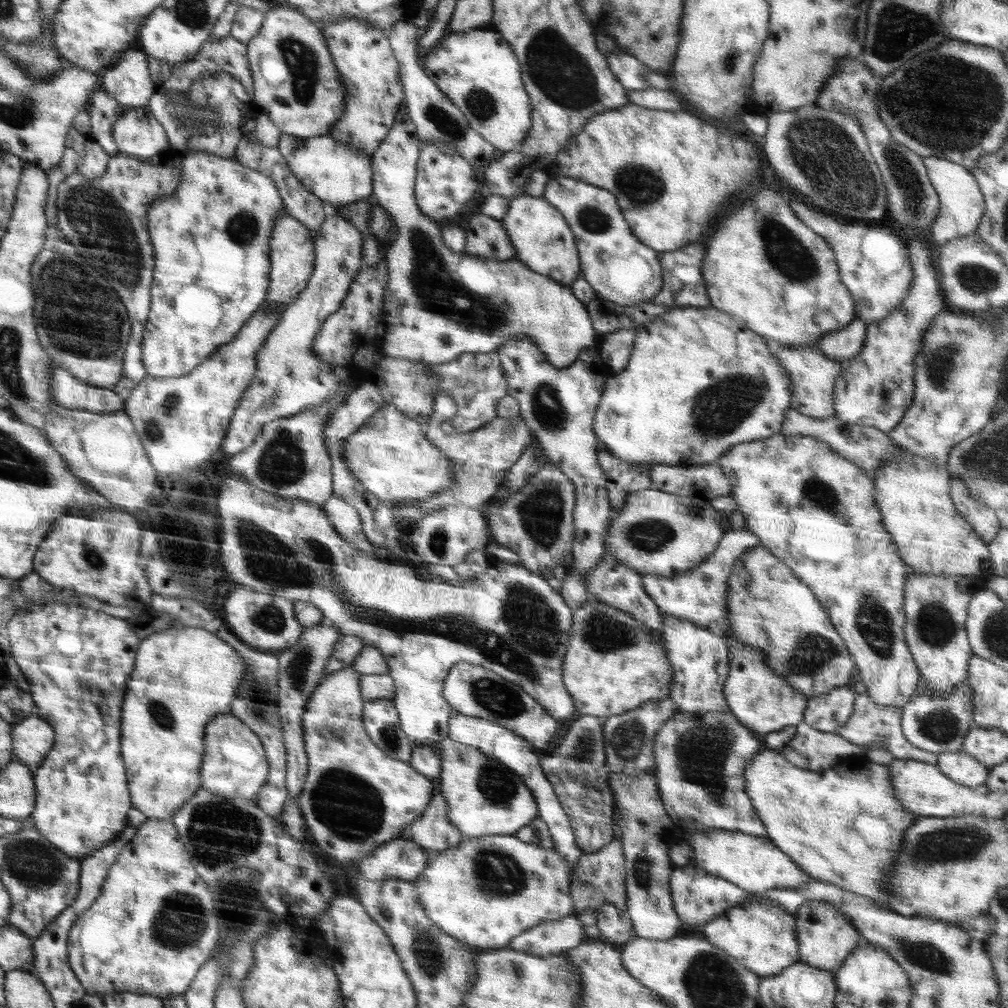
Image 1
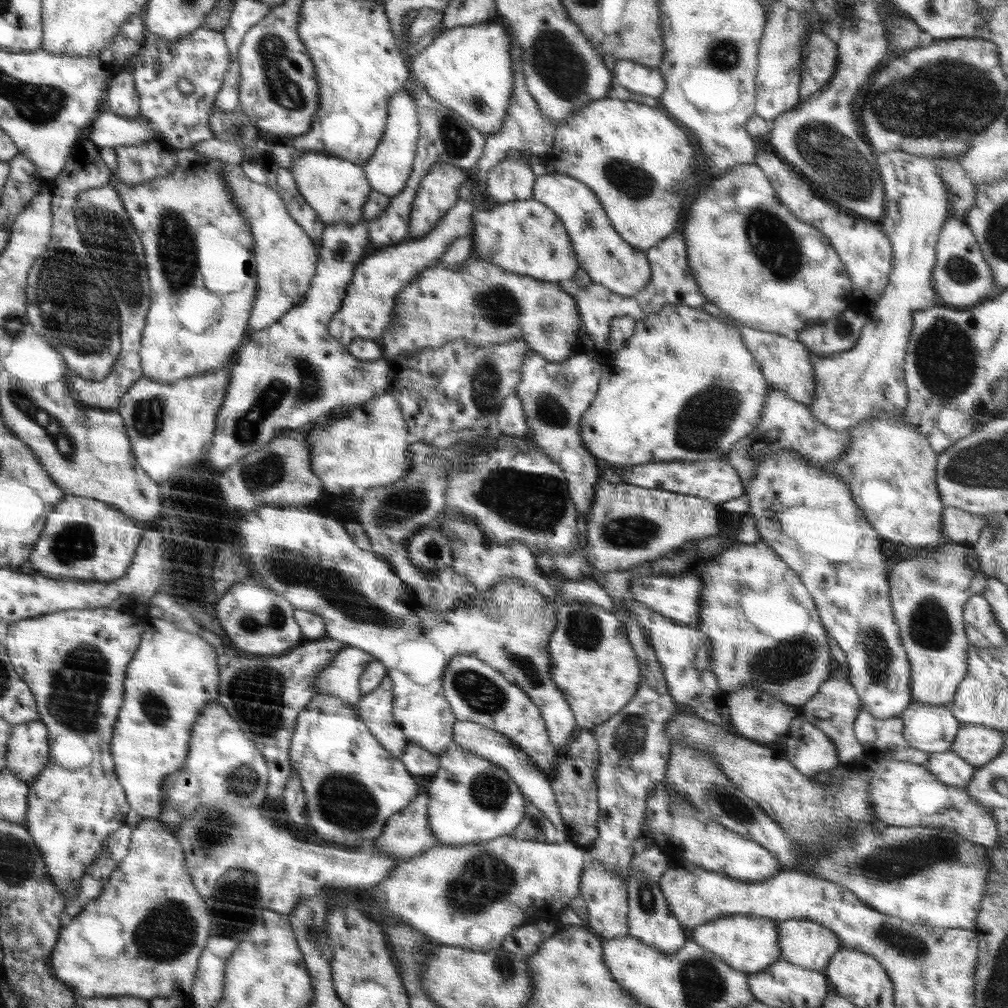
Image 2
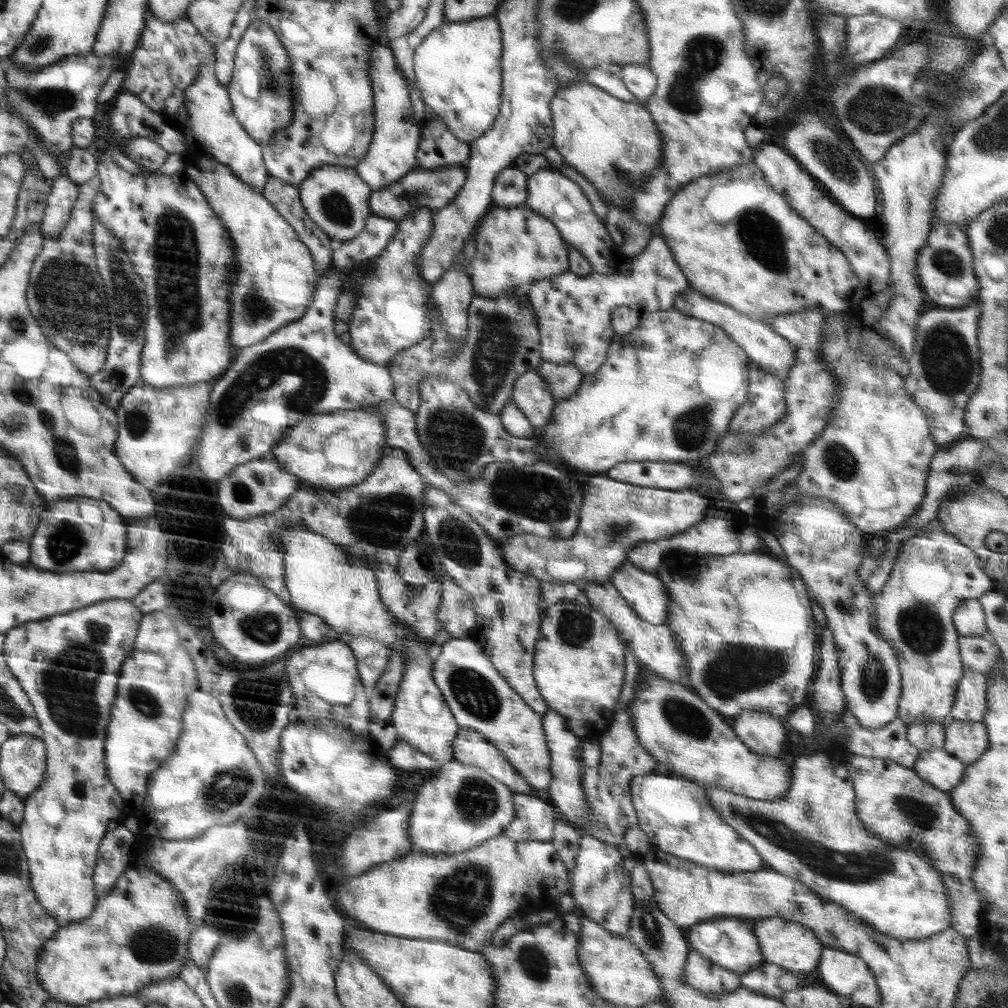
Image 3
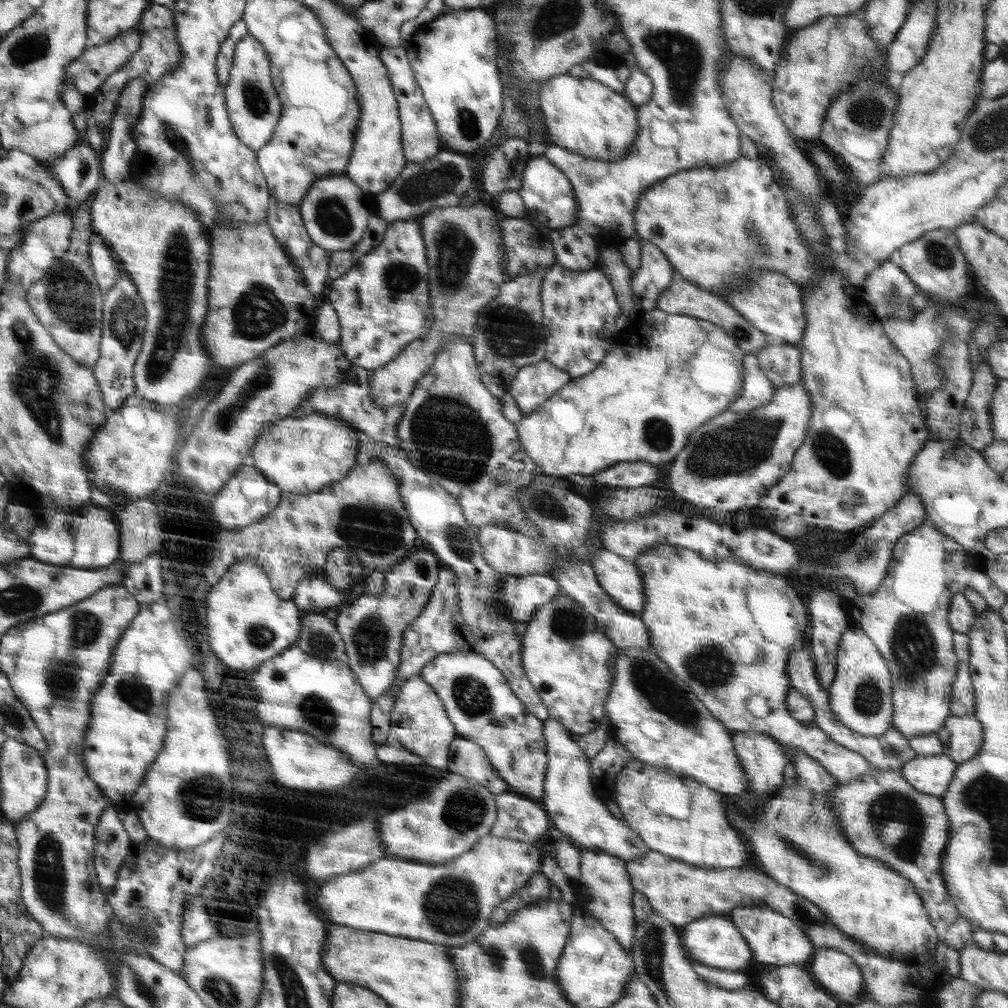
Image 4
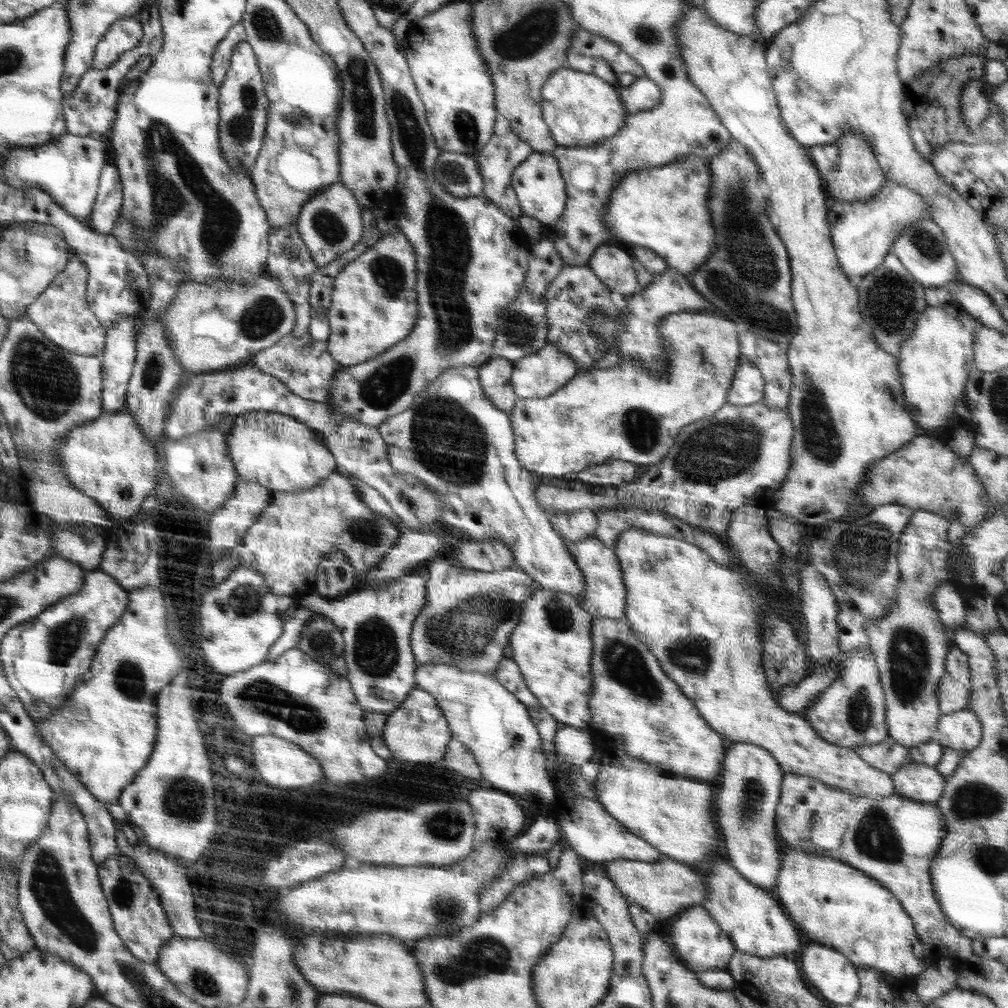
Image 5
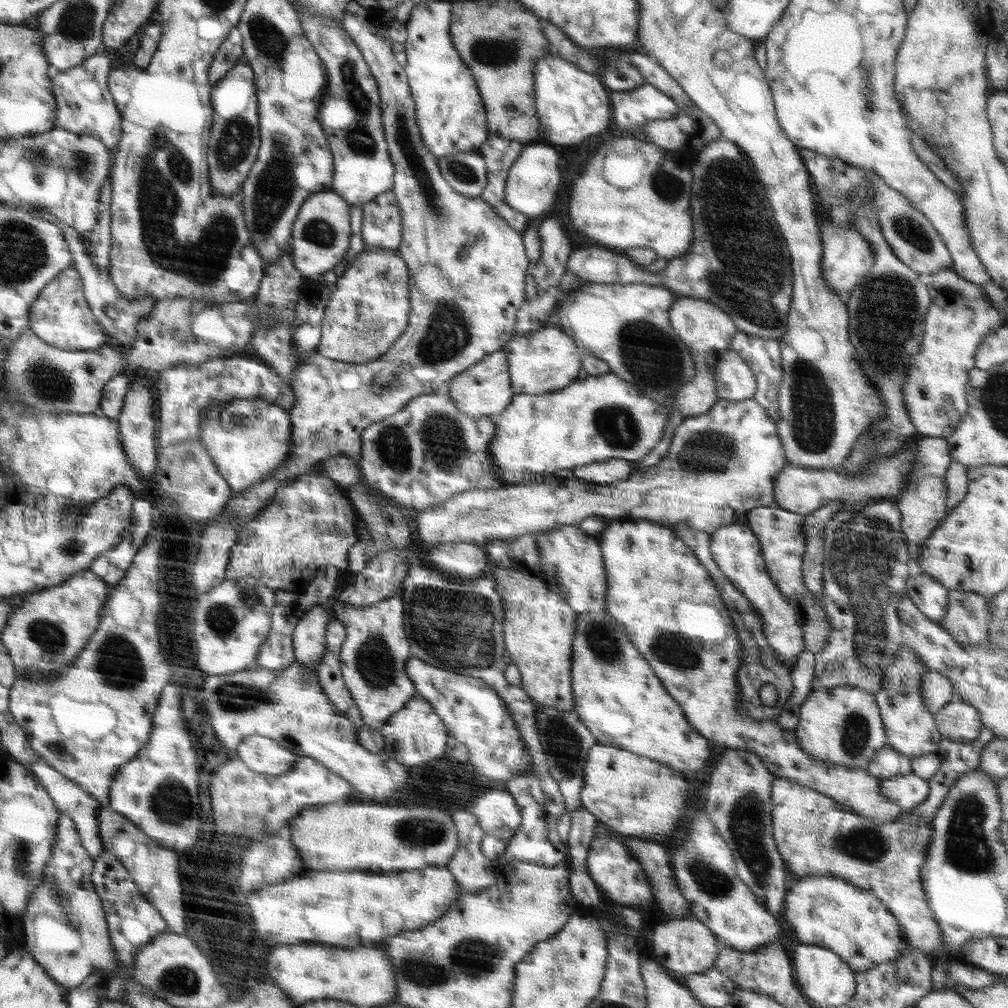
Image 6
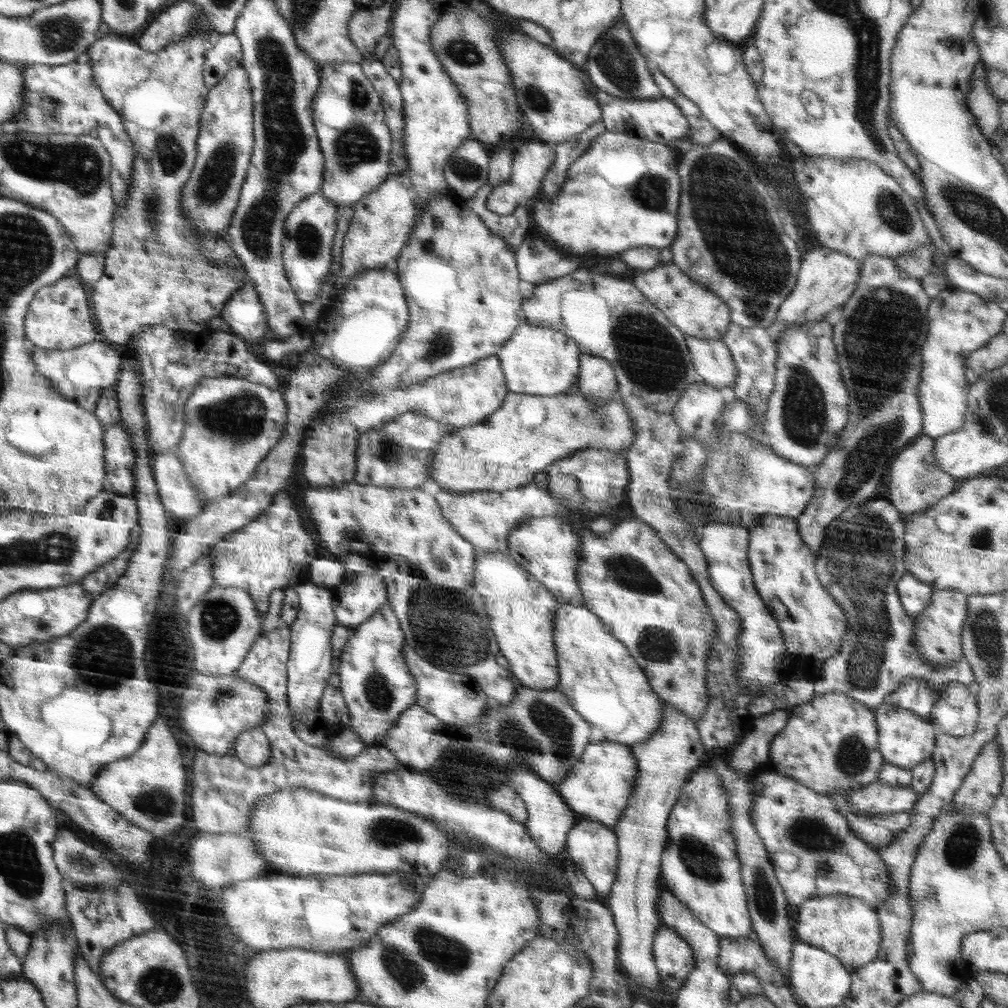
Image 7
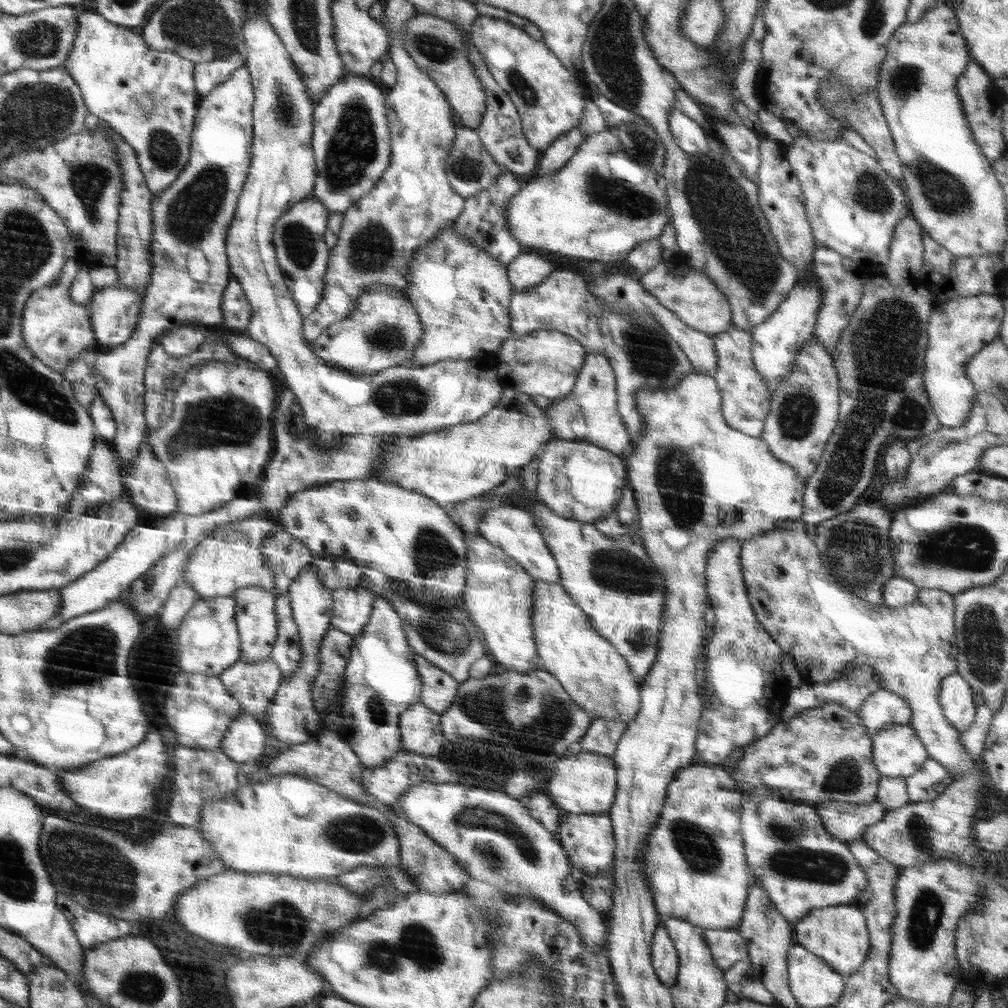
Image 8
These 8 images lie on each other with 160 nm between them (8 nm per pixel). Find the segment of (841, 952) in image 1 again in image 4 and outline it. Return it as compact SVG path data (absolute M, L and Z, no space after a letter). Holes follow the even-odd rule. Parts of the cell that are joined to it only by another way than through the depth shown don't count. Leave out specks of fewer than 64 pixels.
M760 906L760 908L737 907L732 912L725 913L725 916L734 923L738 932L746 939L753 954L753 960L758 963L801 966L817 951L801 927L768 906Z

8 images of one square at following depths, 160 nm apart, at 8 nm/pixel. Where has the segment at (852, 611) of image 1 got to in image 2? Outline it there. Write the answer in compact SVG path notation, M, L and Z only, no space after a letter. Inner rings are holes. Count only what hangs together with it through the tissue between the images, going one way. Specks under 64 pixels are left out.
M777 450L777 452L771 452L771 454L765 454L761 460L757 460L757 468L755 468L755 475L751 478L748 484L743 485L744 495L746 500L750 504L750 512L754 514L755 525L761 536L760 540L766 543L772 550L776 550L776 554L794 571L798 573L800 580L803 582L807 591L812 596L815 602L819 617L822 624L825 626L826 631L830 633L832 639L836 640L836 644L843 650L844 656L846 656L846 662L848 662L849 672L847 673L850 684L854 687L856 694L860 697L861 706L865 708L872 716L876 718L892 718L898 716L903 710L909 707L911 704L911 670L910 663L902 646L900 639L899 626L894 620L893 610L889 599L889 579L886 573L886 567L884 565L884 554L881 549L882 537L871 527L871 524L867 521L867 518L863 515L863 512L856 506L856 503L852 501L852 495L850 495L850 487L848 487L837 474L831 474L831 472L825 472L822 466L817 464L811 464L807 462L804 456L801 456L799 452L795 450Z

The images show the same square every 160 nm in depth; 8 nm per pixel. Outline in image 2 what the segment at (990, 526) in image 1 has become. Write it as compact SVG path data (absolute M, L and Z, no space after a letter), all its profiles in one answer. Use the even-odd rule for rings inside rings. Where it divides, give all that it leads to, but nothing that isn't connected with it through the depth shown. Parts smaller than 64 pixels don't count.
M954 507L945 508L942 511L941 531L946 538L949 538L956 543L968 545L975 543L978 540L980 531L984 528L984 526L987 526L987 520L985 520L985 516L983 516L982 513L966 512Z

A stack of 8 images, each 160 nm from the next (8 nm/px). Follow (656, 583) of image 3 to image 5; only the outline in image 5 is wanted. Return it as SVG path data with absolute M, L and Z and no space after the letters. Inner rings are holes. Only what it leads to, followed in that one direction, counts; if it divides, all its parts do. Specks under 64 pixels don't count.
M595 536L576 542L570 542L564 537L560 537L566 545L570 556L574 557L575 563L583 574L584 592L583 597L578 600L579 605L588 614L592 614L594 618L598 616L623 619L624 611L626 610L626 587L616 553L613 549L600 542Z

